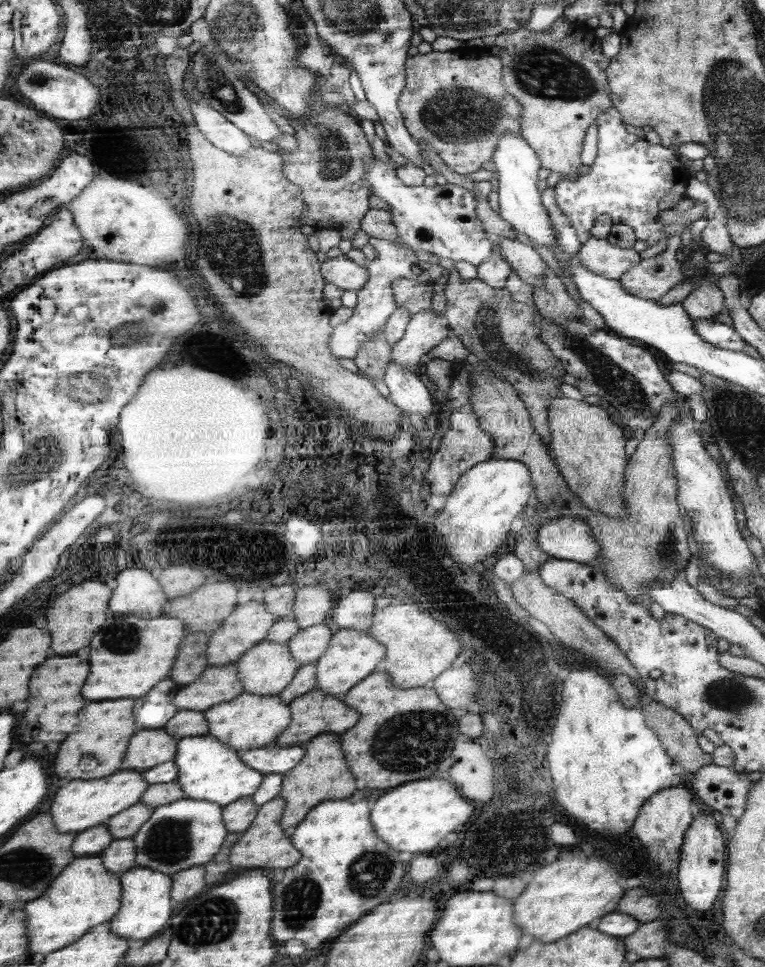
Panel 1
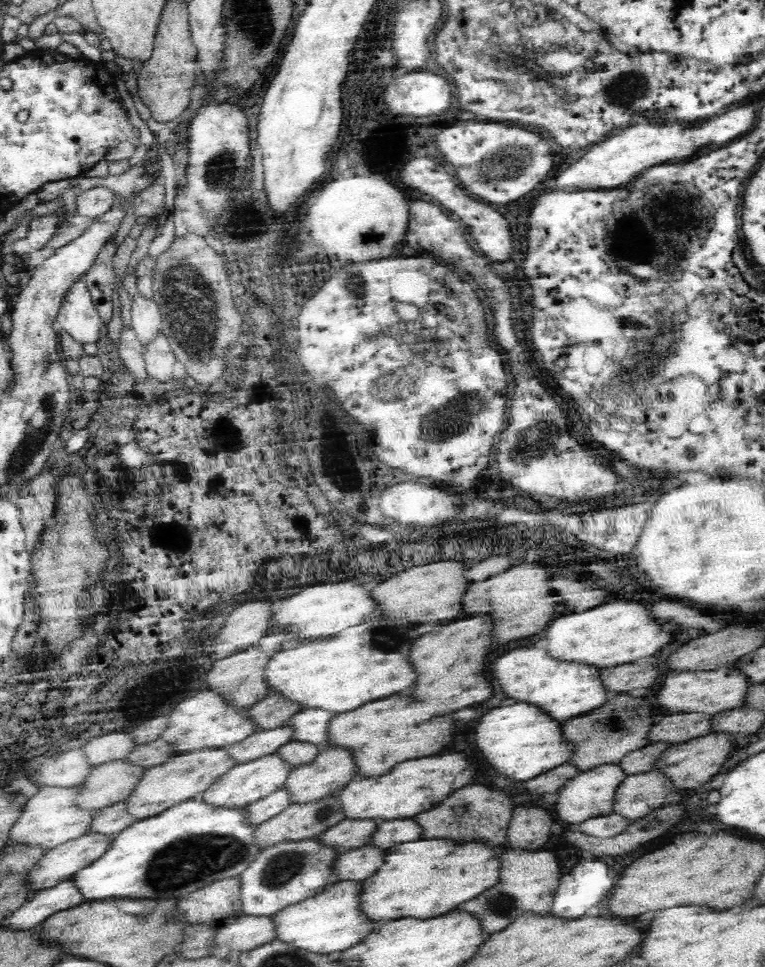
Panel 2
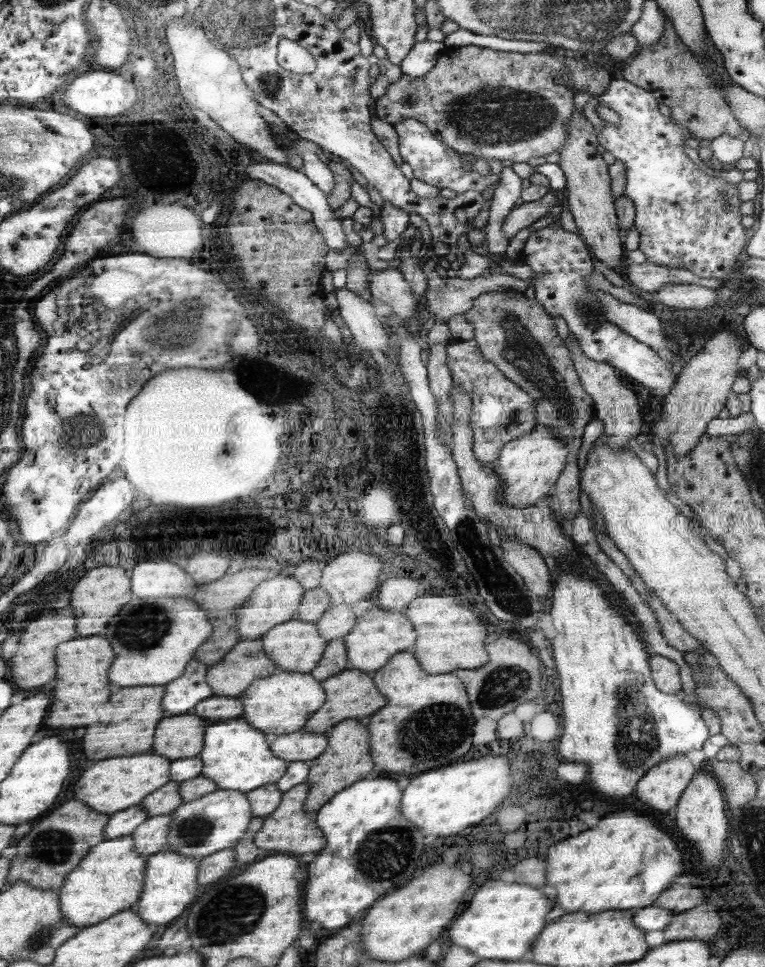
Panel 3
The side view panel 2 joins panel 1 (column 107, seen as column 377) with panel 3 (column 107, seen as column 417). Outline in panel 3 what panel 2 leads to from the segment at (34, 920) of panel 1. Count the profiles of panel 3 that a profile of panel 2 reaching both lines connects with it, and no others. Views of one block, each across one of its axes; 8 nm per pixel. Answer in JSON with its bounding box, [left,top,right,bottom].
[57,814,147,928]

